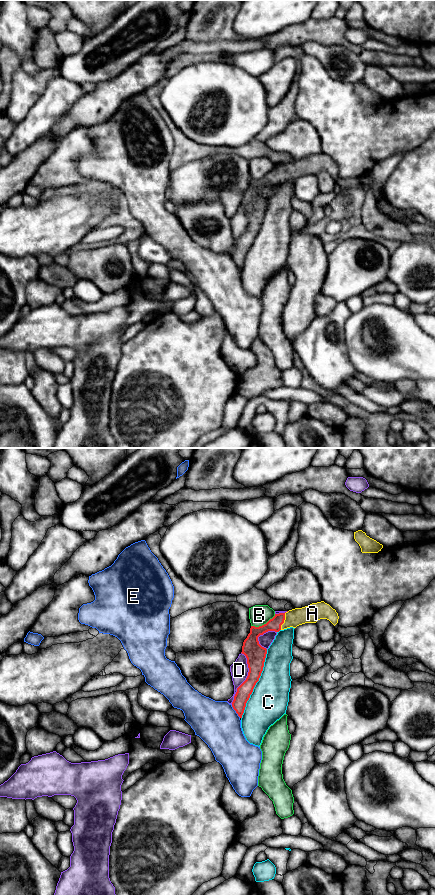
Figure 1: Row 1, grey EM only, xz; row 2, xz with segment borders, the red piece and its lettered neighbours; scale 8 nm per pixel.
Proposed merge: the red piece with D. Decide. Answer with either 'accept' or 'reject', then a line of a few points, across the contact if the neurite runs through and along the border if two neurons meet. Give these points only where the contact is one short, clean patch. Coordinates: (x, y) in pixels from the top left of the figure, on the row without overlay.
reject

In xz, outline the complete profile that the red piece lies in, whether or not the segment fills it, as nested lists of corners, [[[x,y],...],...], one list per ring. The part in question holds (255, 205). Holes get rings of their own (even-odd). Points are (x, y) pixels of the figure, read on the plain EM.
[[[321,153],[289,162],[286,165],[275,166],[262,178],[251,178],[250,185],[243,194],[241,204],[247,210],[249,224],[246,232],[237,240],[232,254],[232,259],[240,270],[242,270],[246,255],[259,233],[267,206],[267,201],[259,196],[258,189],[268,183],[279,184],[290,179],[296,180],[305,175],[316,175],[320,171],[327,171],[335,178],[339,168],[329,156]]]

